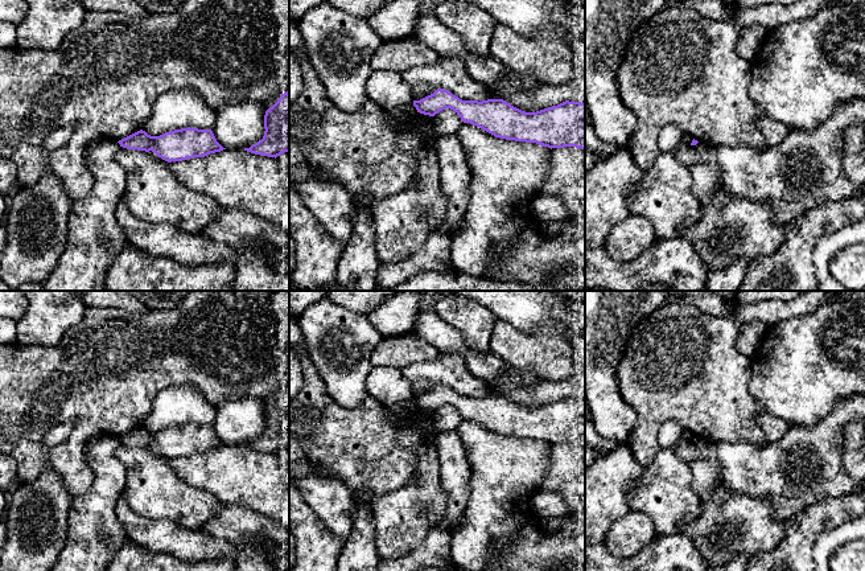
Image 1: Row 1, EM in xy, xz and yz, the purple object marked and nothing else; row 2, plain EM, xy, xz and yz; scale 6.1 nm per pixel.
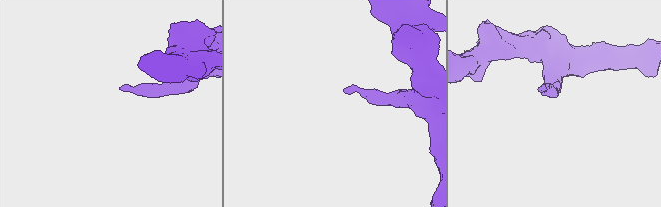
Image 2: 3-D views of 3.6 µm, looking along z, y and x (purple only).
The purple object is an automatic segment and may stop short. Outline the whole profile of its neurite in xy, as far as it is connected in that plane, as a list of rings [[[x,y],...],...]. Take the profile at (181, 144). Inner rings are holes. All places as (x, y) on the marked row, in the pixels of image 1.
[[[190,127],[169,131],[160,136],[151,136],[140,130],[118,143],[127,149],[152,151],[168,163],[205,157],[226,149],[217,141],[211,130]]]

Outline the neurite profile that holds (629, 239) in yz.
[[[630,214],[611,229],[604,248],[615,260],[626,263],[639,258],[656,242],[652,223],[642,215]]]

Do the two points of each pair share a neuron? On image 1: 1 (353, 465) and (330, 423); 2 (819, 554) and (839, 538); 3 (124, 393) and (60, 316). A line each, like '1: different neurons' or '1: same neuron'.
1: same neuron
2: same neuron
3: different neurons

